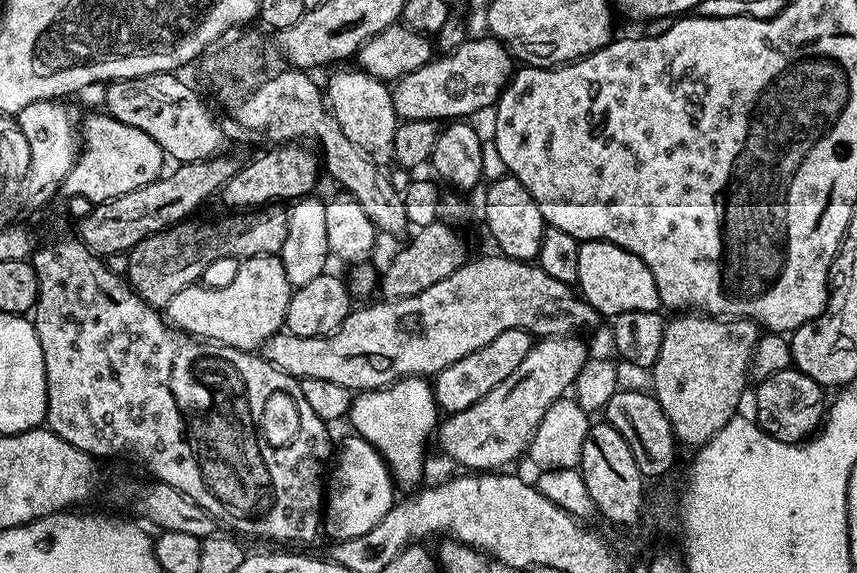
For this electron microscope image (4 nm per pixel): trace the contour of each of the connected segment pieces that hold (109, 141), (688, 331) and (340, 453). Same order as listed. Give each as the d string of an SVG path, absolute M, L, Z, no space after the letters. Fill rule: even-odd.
M100 112L82 120L82 147L76 164L64 179L65 197L81 196L93 202L122 198L122 194L130 194L130 190L138 190L138 186L159 180L165 171L166 155L150 135Z
M676 314L664 325L662 350L650 369L652 375L651 391L662 406L666 418L670 418L672 429L681 445L699 446L708 443L737 415L744 387L750 384L752 352L758 339L757 325L750 320L735 318L713 318L707 314Z
M348 440L339 445L334 456L334 467L326 484L326 507L322 512L322 528L329 532L333 541L358 538L382 522L384 515L392 509L392 480L388 468L376 452L360 452L354 441Z

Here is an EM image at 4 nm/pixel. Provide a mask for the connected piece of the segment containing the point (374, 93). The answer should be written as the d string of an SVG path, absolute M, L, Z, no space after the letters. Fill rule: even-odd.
M340 72L329 78L328 88L326 84L326 104L346 138L372 162L384 168L393 161L398 117L392 101L392 88L385 81L374 78L369 72Z

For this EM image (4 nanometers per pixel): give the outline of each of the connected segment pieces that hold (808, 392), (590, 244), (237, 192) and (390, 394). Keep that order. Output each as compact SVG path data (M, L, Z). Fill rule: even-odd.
M795 366L771 374L757 383L754 423L766 434L787 444L799 444L811 437L826 419L825 389L814 378L802 374Z
M585 240L581 243L578 250L578 272L575 283L578 285L578 291L585 302L604 318L615 318L630 310L660 312L662 308L658 298L658 286L654 286L654 274L650 274L648 267L634 254L630 254L605 240Z
M284 142L272 146L269 152L256 156L252 161L241 163L240 169L226 182L226 186L218 193L218 200L225 204L228 210L259 210L273 202L295 202L307 197L308 192L316 184L316 175L321 175L322 164L317 153L311 152L311 147L300 142Z
M408 377L404 380L397 381L394 384L387 386L387 388L380 389L367 389L357 393L353 399L351 404L351 410L348 415L348 422L351 422L353 428L368 442L372 442L373 446L378 448L379 452L382 454L383 458L386 460L387 464L392 468L392 472L395 478L404 486L412 486L414 485L422 476L422 472L424 470L424 456L426 454L426 446L425 442L428 437L433 437L435 430L440 422L440 417L438 418L438 414L440 415L440 407L436 402L435 389L433 385L425 378L425 377Z

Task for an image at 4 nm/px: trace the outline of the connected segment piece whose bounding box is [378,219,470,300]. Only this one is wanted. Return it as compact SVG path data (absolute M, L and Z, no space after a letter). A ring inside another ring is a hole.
M443 219L434 221L430 226L419 229L416 237L389 262L378 276L378 292L385 300L410 298L414 294L422 294L422 290L430 290L430 286L438 286L442 278L450 278L454 270L464 267L470 259L464 240L455 232L451 223Z

